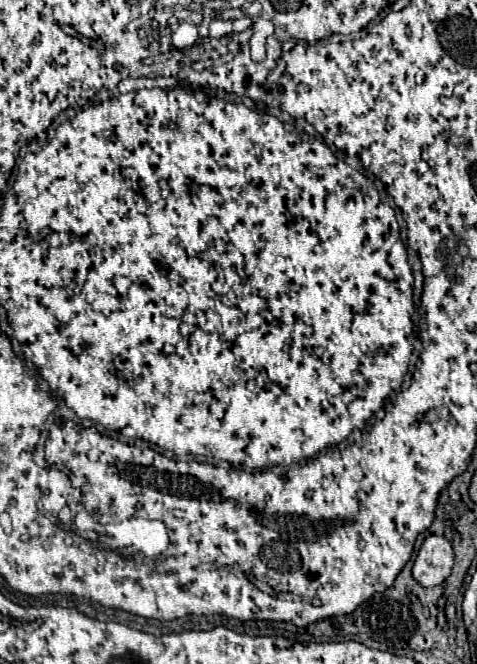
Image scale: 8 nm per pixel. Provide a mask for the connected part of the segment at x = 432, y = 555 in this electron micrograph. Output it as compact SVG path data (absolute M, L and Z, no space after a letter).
M431 534L419 548L413 564L413 578L425 588L439 586L451 574L453 562L455 554L451 542L445 536Z

